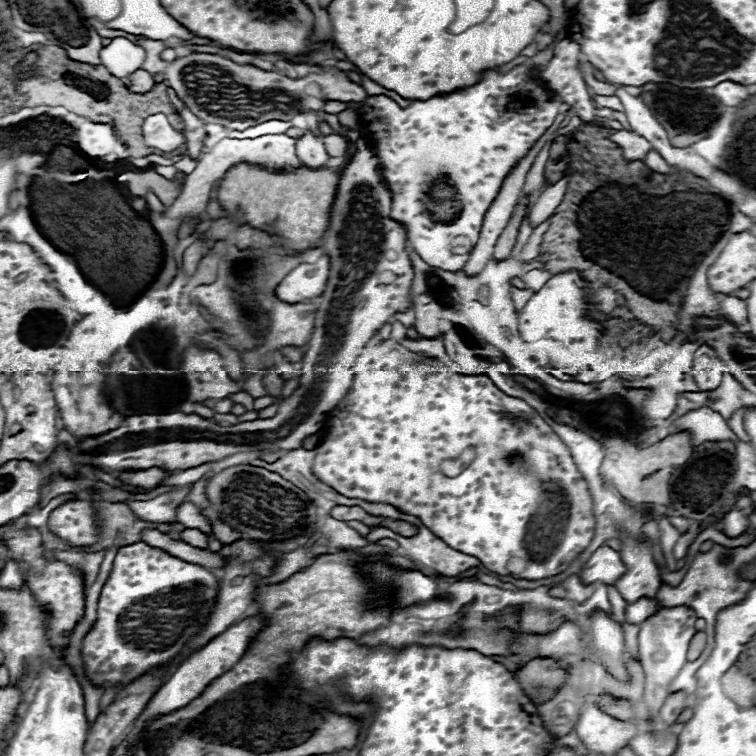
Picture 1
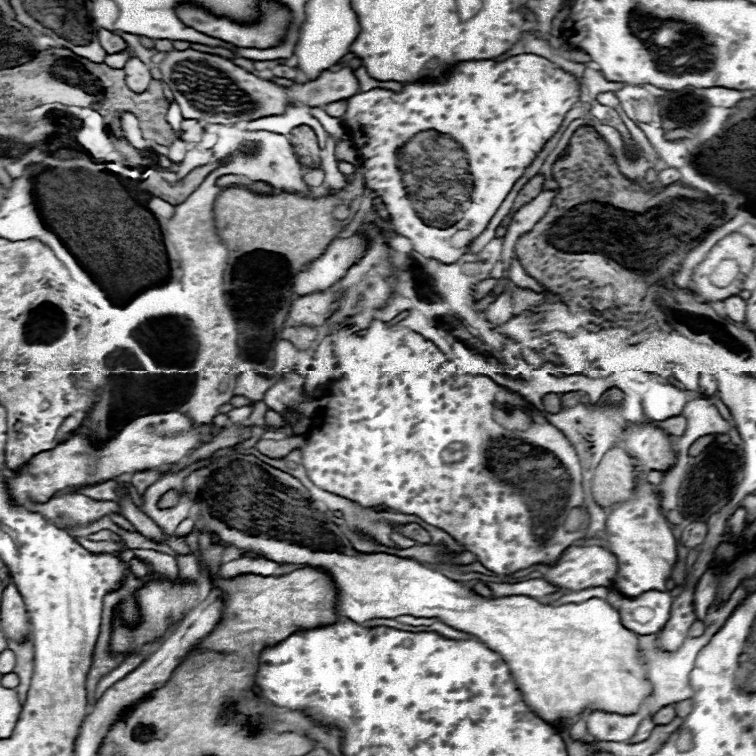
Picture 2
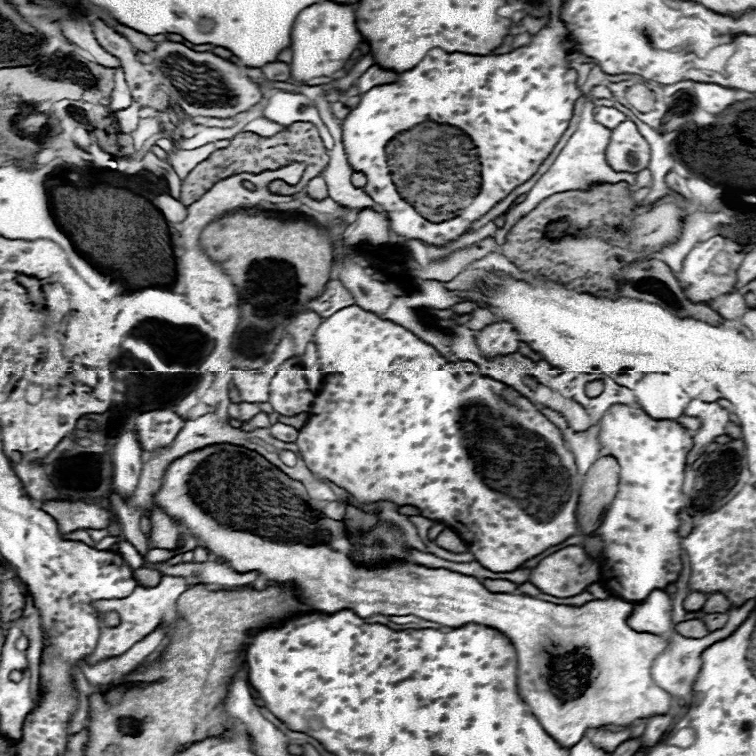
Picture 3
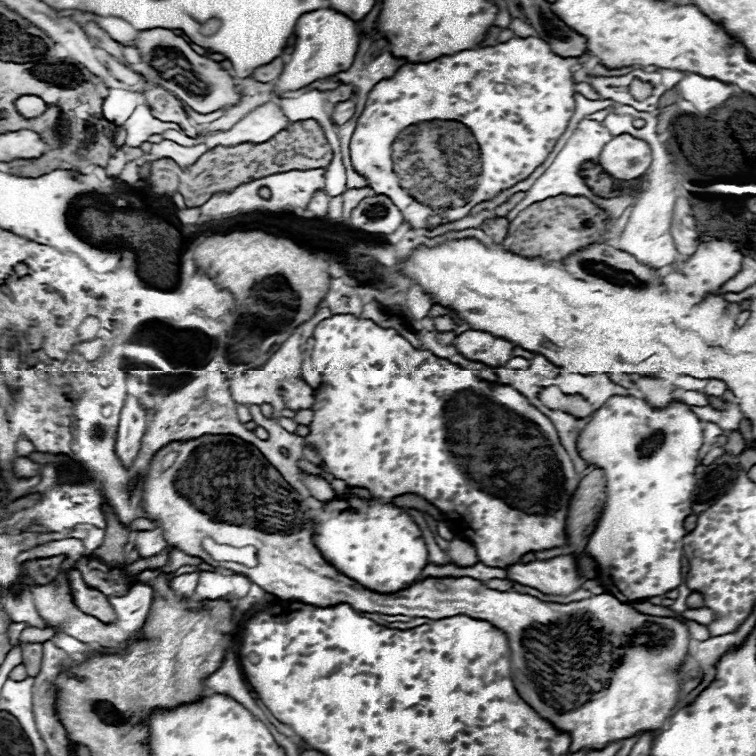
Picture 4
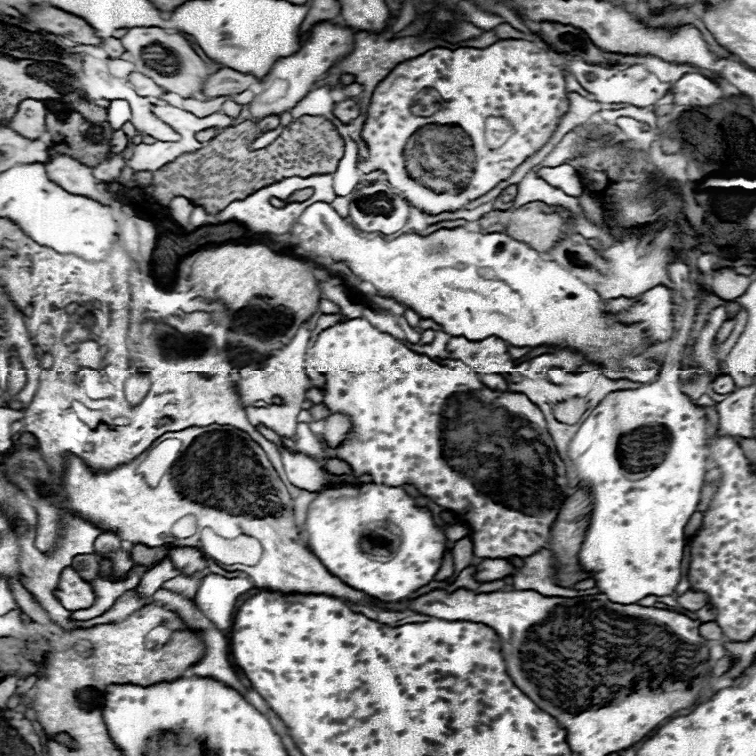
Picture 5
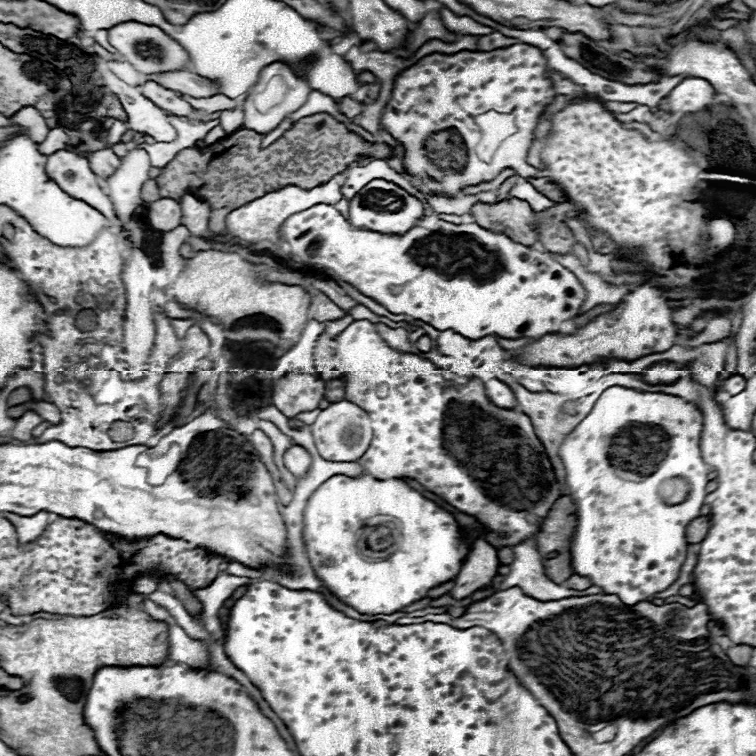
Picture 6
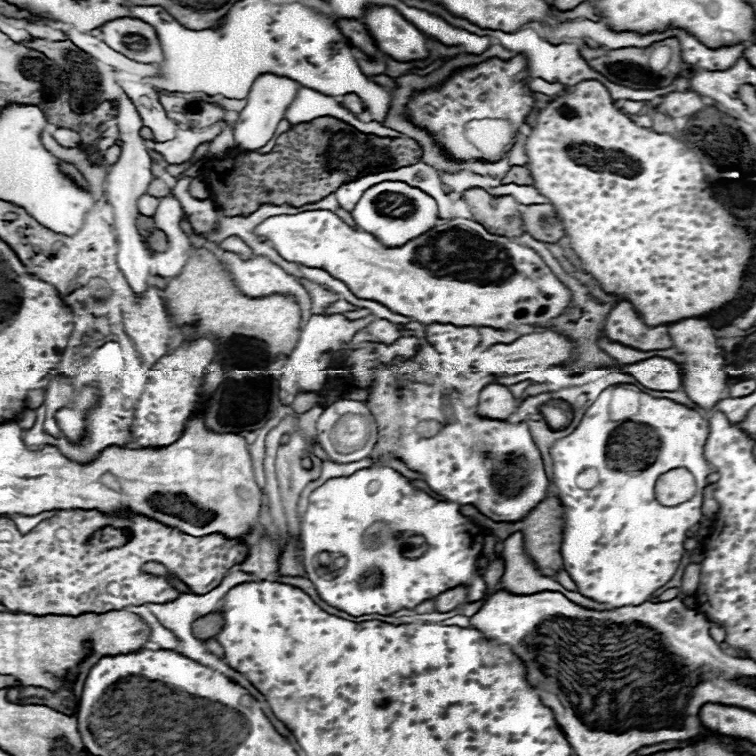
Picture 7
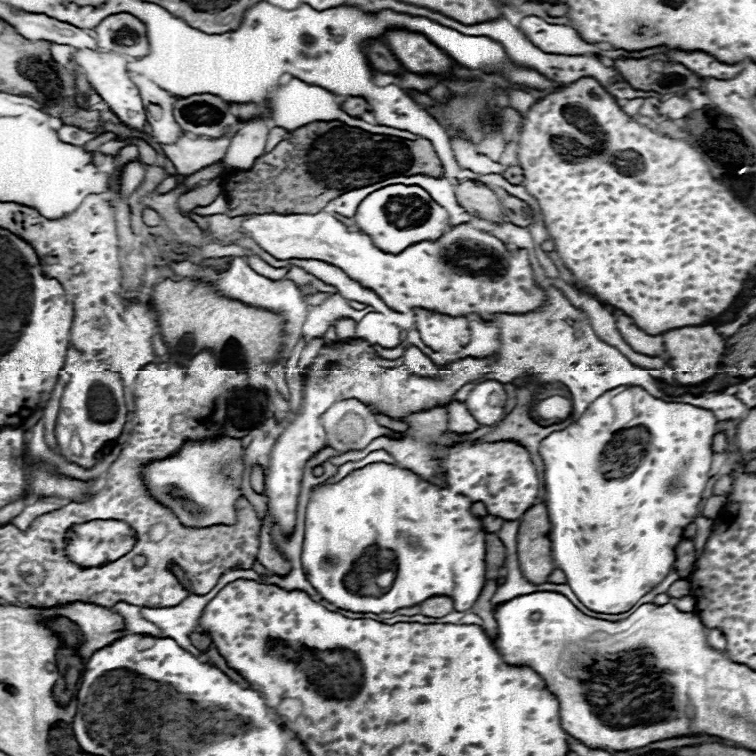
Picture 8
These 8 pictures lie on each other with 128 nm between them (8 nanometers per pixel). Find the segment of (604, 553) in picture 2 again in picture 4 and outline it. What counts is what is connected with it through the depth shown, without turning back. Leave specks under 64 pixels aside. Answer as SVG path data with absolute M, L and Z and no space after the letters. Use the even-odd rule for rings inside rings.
M574 554L554 556L550 560L536 560L530 564L514 564L506 570L510 580L554 596L572 594L584 584L584 578L578 574Z

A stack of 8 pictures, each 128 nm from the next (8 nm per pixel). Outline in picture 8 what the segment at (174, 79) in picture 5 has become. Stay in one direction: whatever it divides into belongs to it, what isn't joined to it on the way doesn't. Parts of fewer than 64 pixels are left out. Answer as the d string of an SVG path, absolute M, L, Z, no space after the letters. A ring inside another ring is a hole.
M112 14L96 28L96 42L102 50L142 58L150 52L146 26L132 14Z

